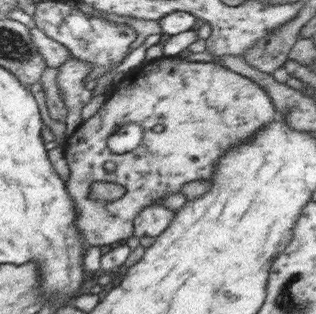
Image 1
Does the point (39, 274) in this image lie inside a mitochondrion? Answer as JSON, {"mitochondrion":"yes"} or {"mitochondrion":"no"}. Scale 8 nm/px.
{"mitochondrion":"no"}

